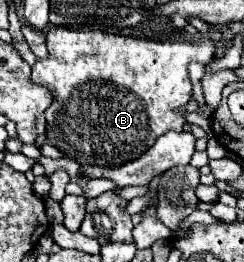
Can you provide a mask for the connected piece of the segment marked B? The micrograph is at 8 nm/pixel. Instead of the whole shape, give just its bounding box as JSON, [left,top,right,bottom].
[31,26,215,168]

